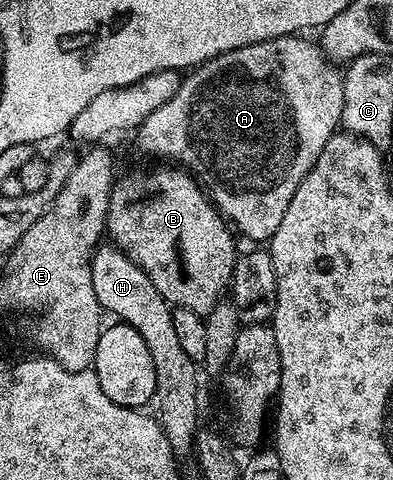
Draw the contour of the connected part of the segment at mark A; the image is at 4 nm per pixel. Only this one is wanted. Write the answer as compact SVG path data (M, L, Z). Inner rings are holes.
M301 34L271 38L263 42L255 42L251 46L243 46L230 52L224 52L211 58L205 64L198 64L182 79L179 90L175 90L175 98L171 98L171 102L163 102L163 106L159 106L159 110L154 110L135 130L137 144L147 155L166 156L169 159L166 161L180 166L184 171L196 177L209 199L216 204L217 211L238 233L241 231L249 240L268 242L275 234L275 230L279 230L279 222L283 222L283 213L286 212L287 206L291 203L295 190L299 190L299 182L303 182L303 178L309 173L311 166L315 166L319 154L323 154L323 146L327 146L327 142L338 131L341 123L344 102L342 69L325 57L320 43L313 41L312 44L311 41L305 39L309 38Z

